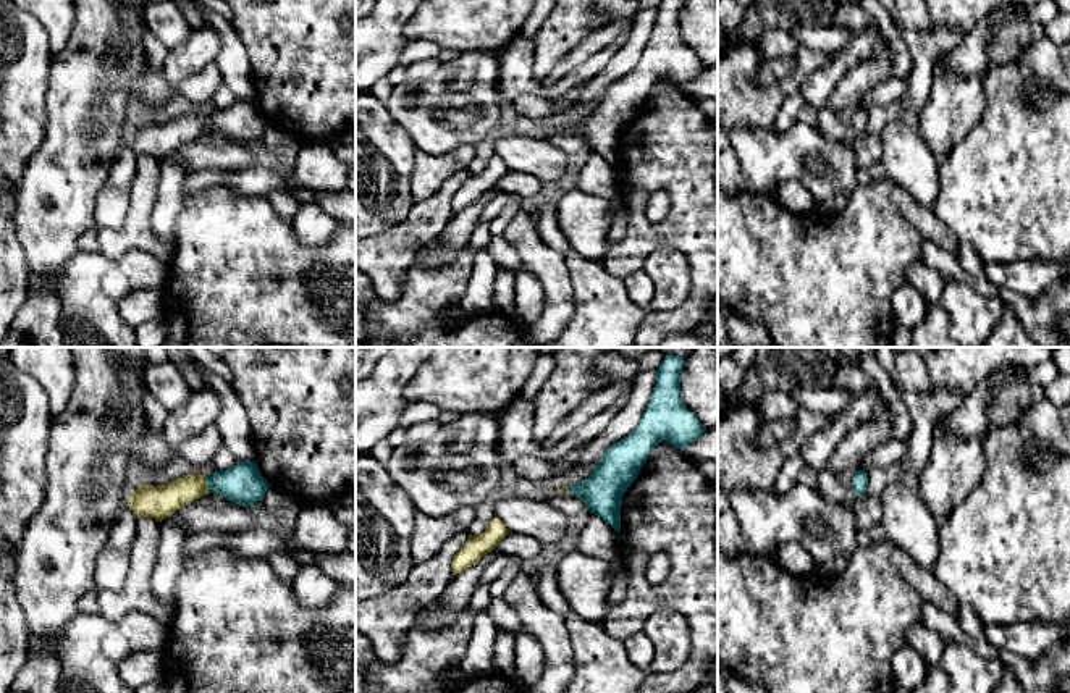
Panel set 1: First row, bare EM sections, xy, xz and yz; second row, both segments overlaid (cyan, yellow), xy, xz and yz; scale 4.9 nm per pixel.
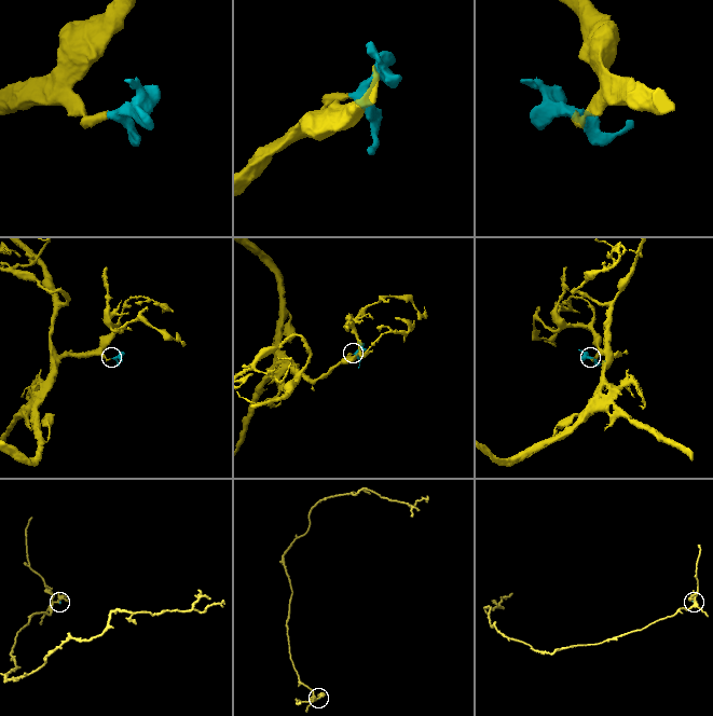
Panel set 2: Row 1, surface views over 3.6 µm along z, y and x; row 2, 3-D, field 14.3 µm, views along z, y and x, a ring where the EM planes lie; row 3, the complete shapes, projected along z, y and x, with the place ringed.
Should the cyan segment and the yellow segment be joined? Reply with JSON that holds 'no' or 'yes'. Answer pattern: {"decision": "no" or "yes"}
{"decision": "yes"}

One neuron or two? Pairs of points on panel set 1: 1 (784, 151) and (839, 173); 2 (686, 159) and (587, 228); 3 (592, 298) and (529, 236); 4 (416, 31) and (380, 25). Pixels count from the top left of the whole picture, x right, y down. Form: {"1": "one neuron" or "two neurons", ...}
{"1": "one neuron", "2": "two neurons", "3": "two neurons", "4": "two neurons"}

